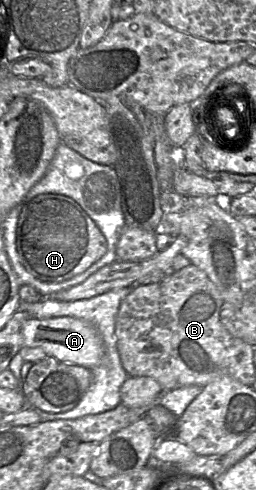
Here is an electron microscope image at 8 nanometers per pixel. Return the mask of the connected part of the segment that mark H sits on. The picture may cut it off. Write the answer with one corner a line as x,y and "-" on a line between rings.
54,193
35,196
21,210
16,227
16,248
25,269
35,278
50,283
68,280
99,260
107,251
107,241
96,223
72,198

